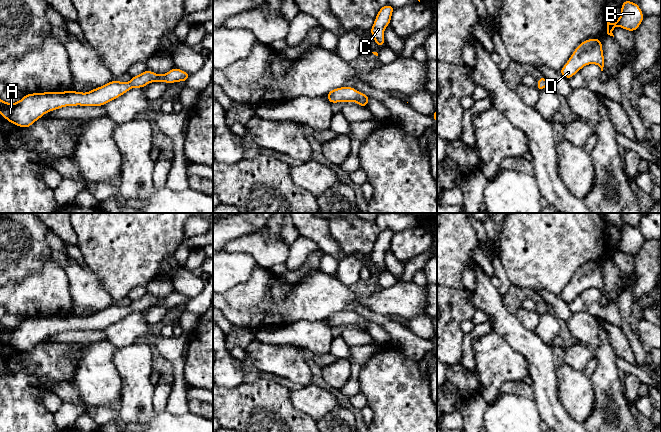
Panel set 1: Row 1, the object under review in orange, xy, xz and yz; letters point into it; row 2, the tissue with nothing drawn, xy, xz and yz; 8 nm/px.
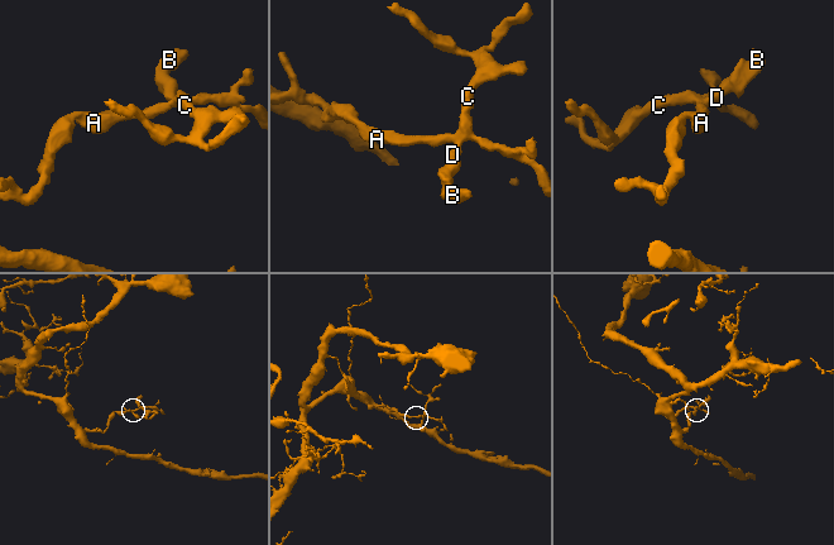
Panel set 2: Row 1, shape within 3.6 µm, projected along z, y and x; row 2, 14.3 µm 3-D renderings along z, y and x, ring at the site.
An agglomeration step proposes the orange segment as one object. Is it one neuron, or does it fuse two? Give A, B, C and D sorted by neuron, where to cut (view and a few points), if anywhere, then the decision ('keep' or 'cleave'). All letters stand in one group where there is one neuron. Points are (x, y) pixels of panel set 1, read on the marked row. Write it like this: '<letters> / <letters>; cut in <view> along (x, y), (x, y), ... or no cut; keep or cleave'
A B C D; no cut; keep

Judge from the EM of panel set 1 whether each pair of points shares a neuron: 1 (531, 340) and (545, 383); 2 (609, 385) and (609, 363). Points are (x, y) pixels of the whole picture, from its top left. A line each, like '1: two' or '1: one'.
1: one
2: one

